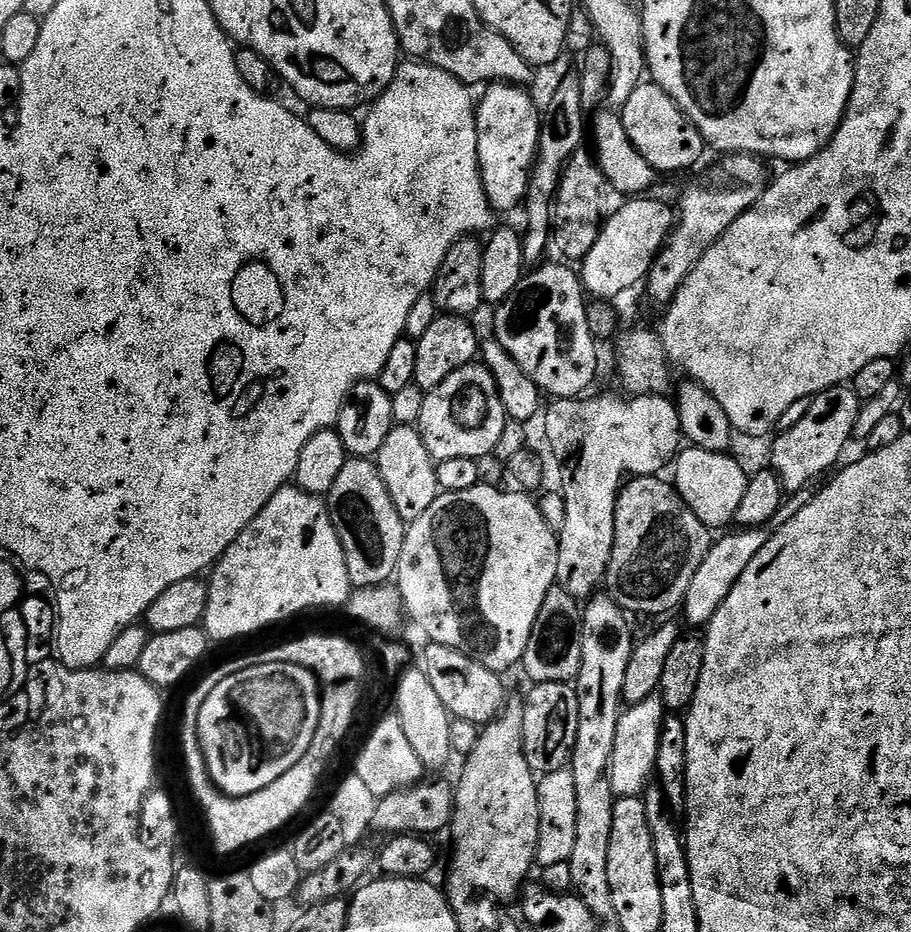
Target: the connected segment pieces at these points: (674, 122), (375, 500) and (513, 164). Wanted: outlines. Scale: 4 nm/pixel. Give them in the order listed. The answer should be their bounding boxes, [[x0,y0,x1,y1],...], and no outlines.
[[619,82,706,173],[326,458,406,589],[476,81,542,213]]

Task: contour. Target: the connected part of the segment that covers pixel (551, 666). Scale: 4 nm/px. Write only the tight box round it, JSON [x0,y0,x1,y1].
[522,586,583,685]

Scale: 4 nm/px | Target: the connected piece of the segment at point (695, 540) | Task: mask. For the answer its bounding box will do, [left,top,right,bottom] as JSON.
[606,475,714,616]

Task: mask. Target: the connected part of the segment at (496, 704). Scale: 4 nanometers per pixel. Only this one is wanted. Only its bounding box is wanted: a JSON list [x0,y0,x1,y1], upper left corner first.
[422,643,506,726]

